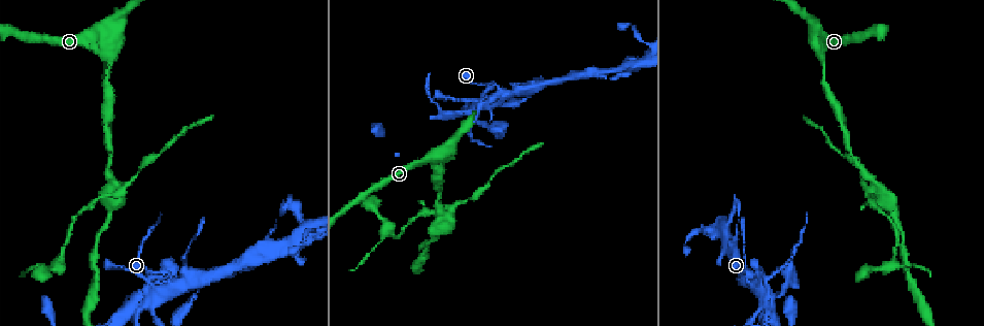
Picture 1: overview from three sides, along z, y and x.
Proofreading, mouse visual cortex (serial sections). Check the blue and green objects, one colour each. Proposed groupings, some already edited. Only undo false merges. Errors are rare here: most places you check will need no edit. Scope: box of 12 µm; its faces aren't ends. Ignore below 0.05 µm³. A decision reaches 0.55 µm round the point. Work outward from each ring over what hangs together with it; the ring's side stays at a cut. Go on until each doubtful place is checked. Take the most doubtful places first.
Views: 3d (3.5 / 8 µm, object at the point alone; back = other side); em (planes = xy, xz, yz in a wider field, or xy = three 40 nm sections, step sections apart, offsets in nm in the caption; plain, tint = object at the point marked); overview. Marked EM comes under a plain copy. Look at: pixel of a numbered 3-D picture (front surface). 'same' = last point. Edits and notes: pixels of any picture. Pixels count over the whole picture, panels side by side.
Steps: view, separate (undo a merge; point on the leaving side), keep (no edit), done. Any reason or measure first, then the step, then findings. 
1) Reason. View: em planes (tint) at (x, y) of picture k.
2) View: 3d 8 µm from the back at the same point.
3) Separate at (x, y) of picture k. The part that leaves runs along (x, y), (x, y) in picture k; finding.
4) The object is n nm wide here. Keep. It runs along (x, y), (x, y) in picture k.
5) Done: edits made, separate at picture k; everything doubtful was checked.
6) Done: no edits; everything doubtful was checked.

Four-way junction. View: 3d 3.5 µm at (873, 186) of picture 1.

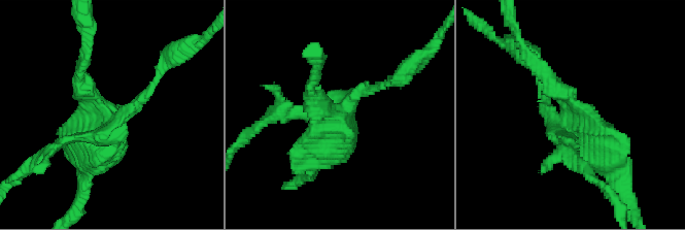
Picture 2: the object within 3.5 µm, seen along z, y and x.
View: em planes (tint) at (338, 118) of picture 2.

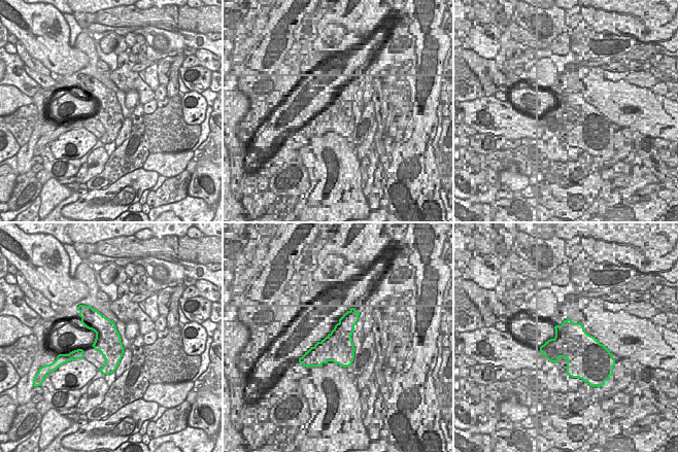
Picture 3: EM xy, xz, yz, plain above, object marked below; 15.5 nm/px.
Keep. One cell here.

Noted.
View: 3d 3.5 µm at (753, 284) of picture 1.

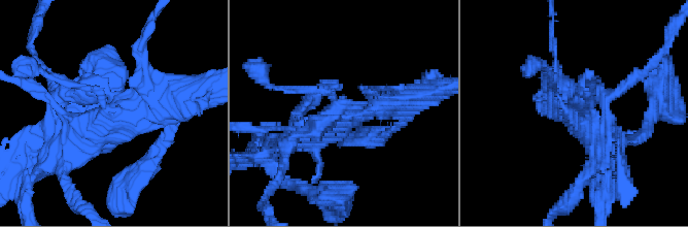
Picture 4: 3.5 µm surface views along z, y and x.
Keep. Continuous, no second cell.

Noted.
Looks like a crossing. View: 3d 8 µm at (148, 305) of picture 1.

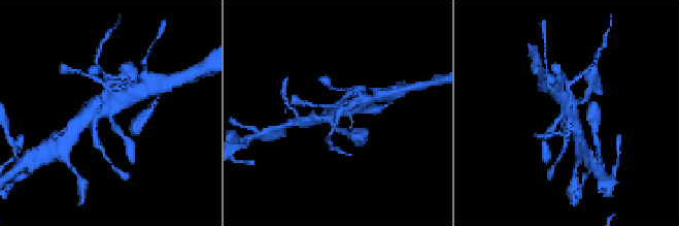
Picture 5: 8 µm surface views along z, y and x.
Zoom in. View: 3d 3.5 µm at (569, 111) of picture 5.

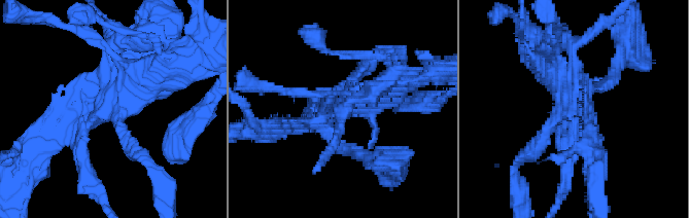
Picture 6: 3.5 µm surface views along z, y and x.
Now the EM. View: em xy step 2 (tint) at (109, 105) of picture 6.

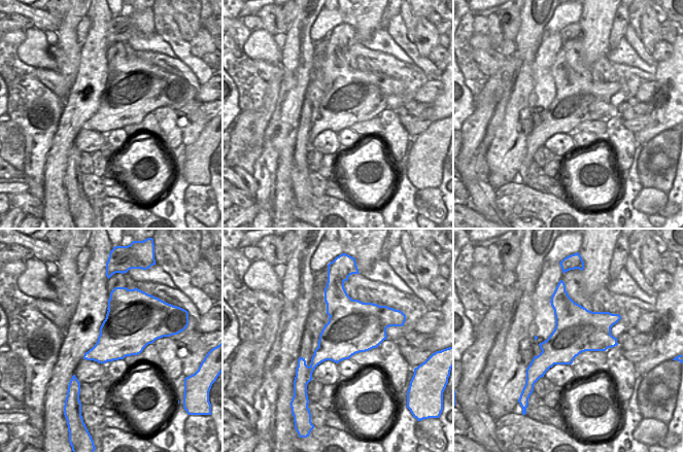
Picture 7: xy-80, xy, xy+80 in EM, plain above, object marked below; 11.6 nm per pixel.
Keep. It runs along (388, 83), (329, 120), (353, 152) in picture 6; one cell here.

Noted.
Narrows sharply. View: em planes (tint) at (749, 277) of picture 1.

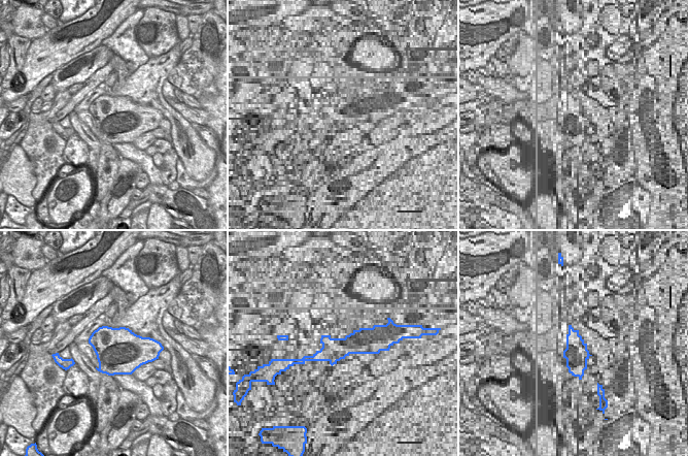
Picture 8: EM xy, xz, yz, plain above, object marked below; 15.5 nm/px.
See where the arms go. View: 3d 3.5 µm at the same point.

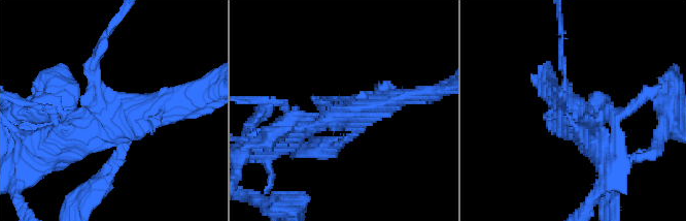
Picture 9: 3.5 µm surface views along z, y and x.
Keep. It runs along (67, 131), (194, 103) in picture 9; continuous, no second cell.

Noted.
A narrow waist. View: 3d 3.5 µm at (636, 65) of picture 1.

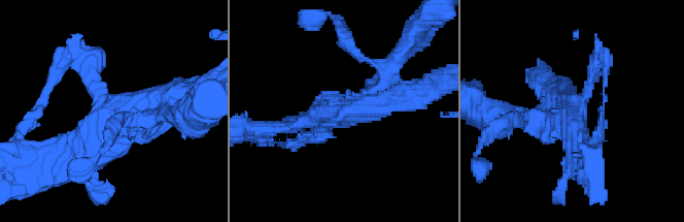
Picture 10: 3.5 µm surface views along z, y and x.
4 arms meet here; the arms are 150, 200, 350, 350 nm wide. View: em planes (tint) at (576, 129) of picture 10.

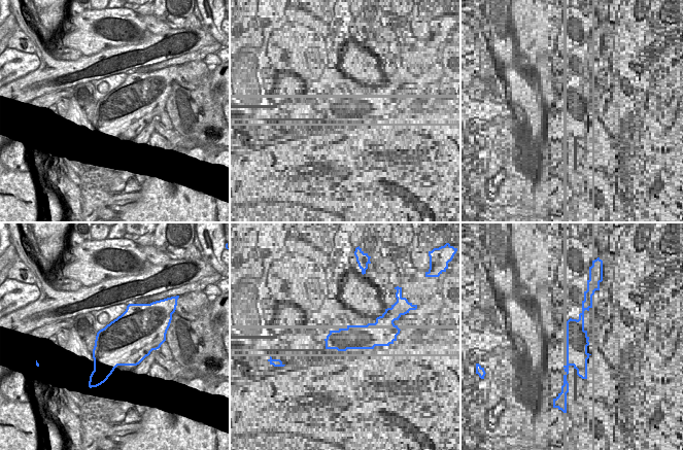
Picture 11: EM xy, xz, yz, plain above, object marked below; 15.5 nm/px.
Keep. It runs along (281, 127), (367, 108), (385, 76) in picture 10; all the same cell.

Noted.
Done: no edits; everything doubtful was checked.

